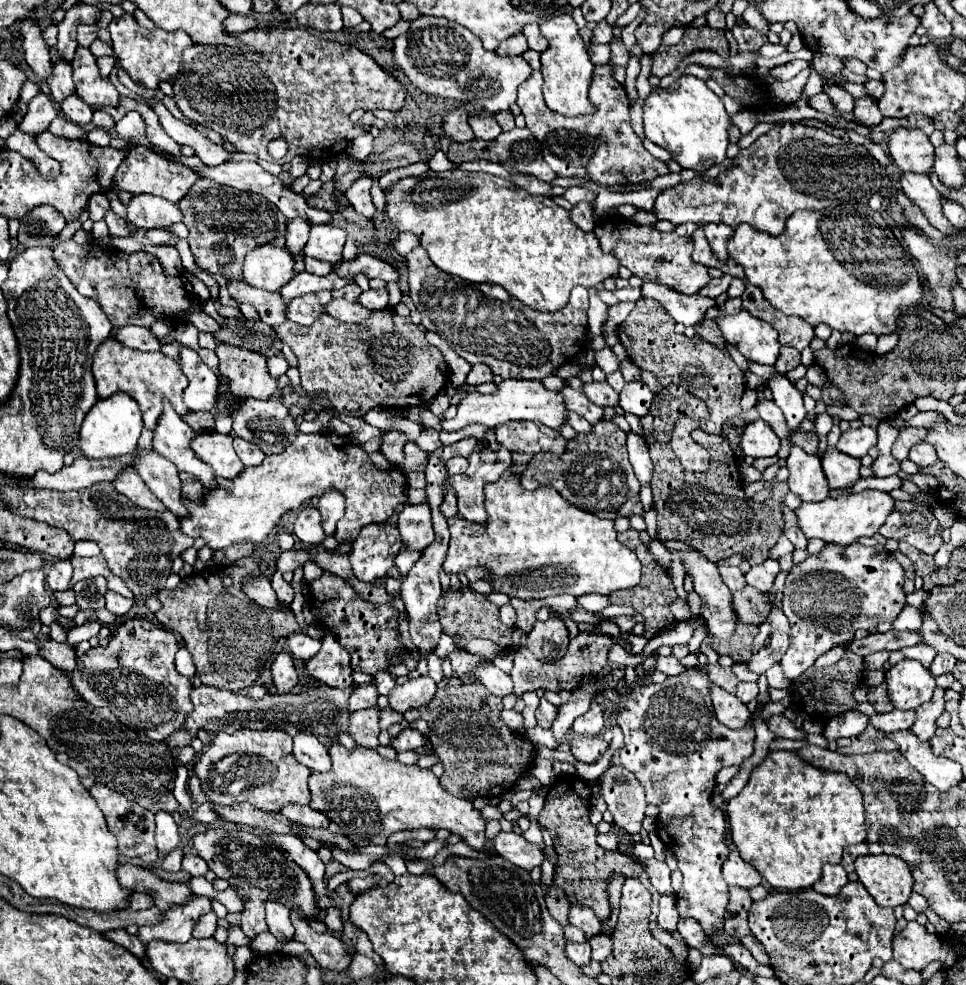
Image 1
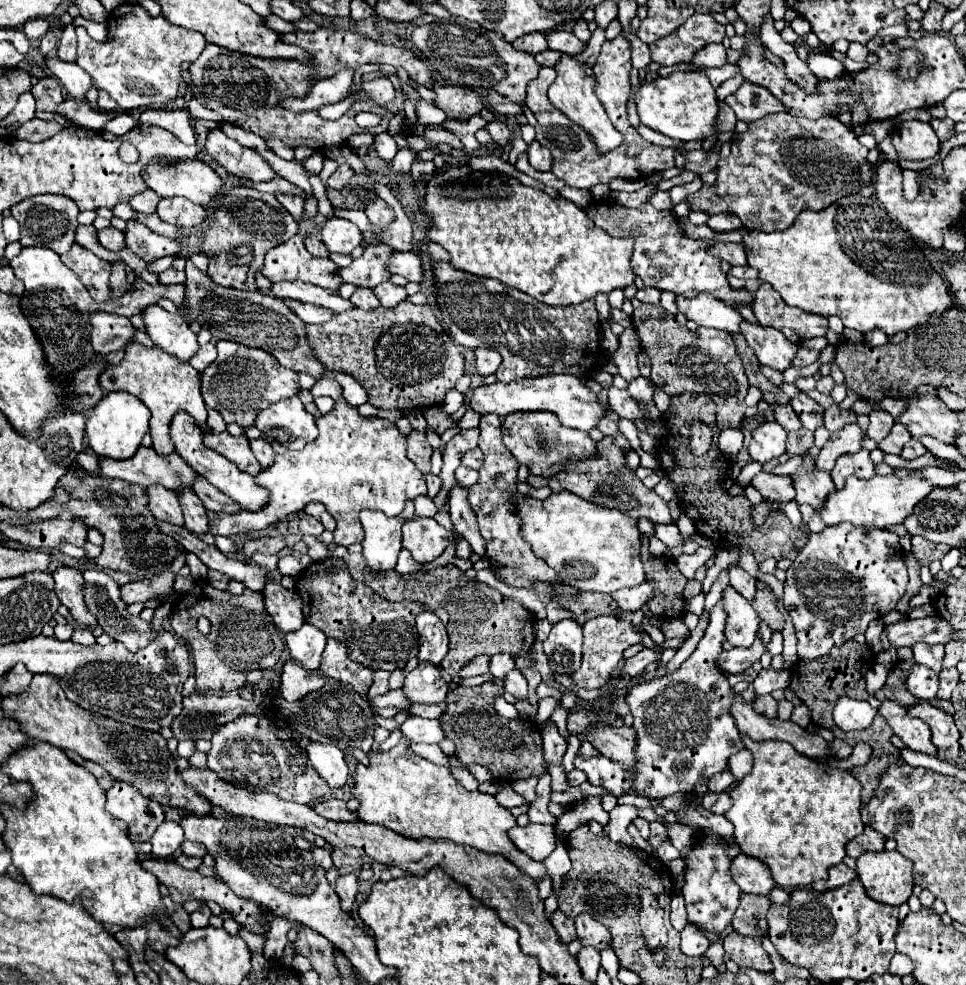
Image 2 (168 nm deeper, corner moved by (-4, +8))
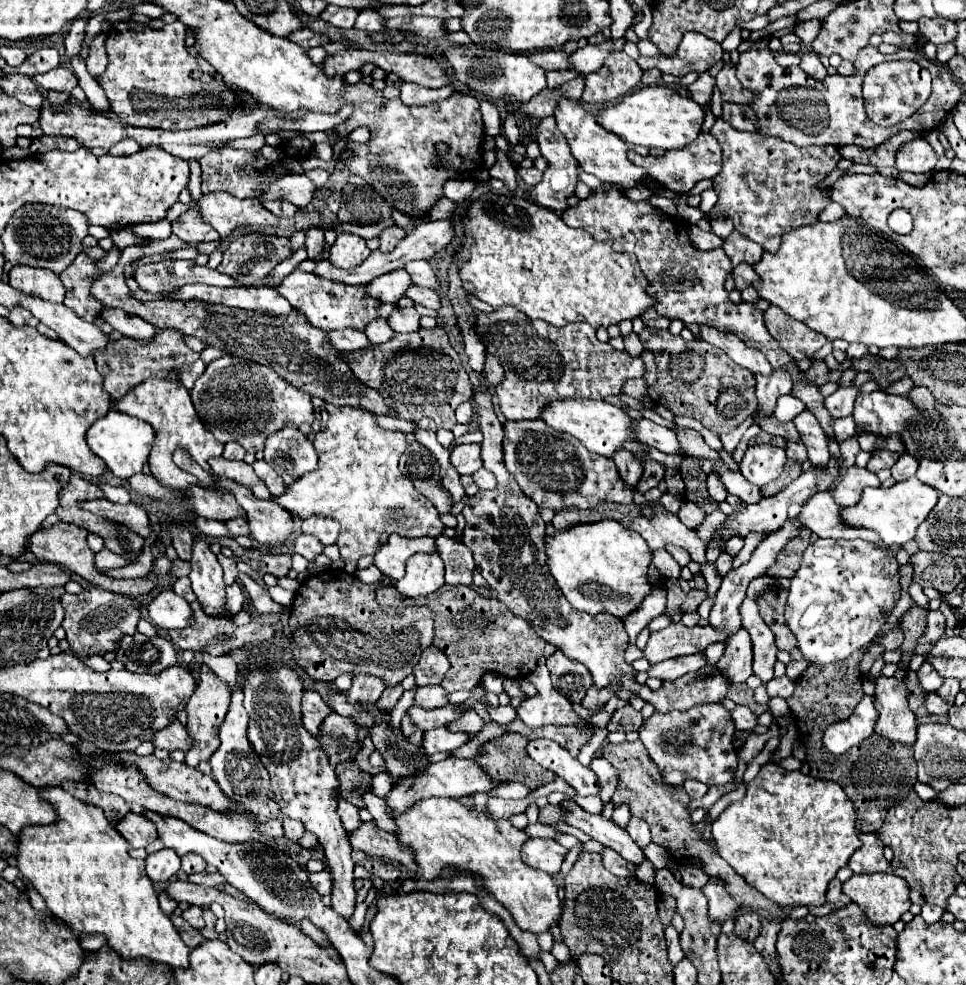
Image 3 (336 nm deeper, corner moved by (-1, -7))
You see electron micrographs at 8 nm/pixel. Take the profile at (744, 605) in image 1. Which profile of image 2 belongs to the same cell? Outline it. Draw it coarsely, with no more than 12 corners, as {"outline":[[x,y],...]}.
{"outline":[[758,582],[752,606],[772,630],[784,628],[776,598]]}

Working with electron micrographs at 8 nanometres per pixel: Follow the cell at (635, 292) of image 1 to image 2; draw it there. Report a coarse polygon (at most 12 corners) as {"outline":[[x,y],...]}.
{"outline":[[640,288],[636,298],[640,302],[658,304],[660,292],[656,288]]}

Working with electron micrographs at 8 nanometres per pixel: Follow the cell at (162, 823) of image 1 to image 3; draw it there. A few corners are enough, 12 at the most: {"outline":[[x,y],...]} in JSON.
{"outline":[[175,851],[147,855],[147,875],[165,883],[179,871]]}

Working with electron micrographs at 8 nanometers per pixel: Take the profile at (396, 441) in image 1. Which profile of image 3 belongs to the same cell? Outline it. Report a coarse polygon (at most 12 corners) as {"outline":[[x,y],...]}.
{"outline":[[413,441],[399,467],[435,509],[451,513],[439,463]]}

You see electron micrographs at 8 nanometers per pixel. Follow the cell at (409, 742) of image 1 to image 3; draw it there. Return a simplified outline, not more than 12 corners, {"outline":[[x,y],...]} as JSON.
{"outline":[[449,729],[425,731],[423,747],[429,755],[455,751],[471,735]]}

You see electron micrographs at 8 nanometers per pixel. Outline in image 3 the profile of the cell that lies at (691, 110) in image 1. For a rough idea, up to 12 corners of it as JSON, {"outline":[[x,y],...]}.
{"outline":[[667,85],[601,109],[597,123],[631,145],[677,149],[705,113]]}

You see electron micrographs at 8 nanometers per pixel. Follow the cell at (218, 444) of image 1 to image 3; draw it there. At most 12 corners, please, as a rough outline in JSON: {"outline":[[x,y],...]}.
{"outline":[[209,459],[215,475],[249,487],[257,499],[271,497],[245,461]]}

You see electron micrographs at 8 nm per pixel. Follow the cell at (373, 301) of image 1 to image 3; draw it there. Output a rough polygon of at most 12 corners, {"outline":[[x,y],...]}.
{"outline":[[399,307],[387,317],[395,333],[421,329],[413,307]]}

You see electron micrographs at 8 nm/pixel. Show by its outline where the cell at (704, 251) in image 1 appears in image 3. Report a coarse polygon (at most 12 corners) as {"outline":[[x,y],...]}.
{"outline":[[741,263],[733,269],[735,287],[747,289],[759,281],[753,267]]}

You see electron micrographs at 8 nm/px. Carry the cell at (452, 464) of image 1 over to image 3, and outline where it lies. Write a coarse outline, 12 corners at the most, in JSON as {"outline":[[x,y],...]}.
{"outline":[[487,469],[473,475],[481,489],[493,489],[497,485],[495,475]]}

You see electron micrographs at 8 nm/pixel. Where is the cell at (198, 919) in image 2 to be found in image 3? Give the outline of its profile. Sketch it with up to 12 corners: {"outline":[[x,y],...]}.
{"outline":[[189,907],[183,911],[183,919],[195,929],[201,929],[203,909]]}

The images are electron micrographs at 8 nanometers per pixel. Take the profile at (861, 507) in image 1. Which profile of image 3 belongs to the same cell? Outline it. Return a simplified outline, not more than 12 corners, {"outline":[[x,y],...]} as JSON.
{"outline":[[917,477],[867,487],[843,509],[889,547],[915,537],[939,491]]}

